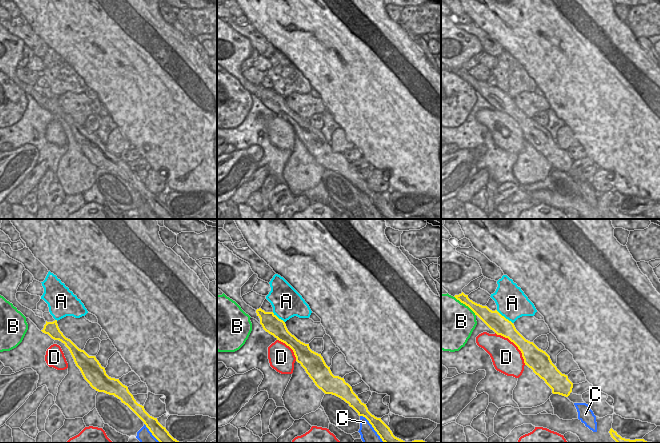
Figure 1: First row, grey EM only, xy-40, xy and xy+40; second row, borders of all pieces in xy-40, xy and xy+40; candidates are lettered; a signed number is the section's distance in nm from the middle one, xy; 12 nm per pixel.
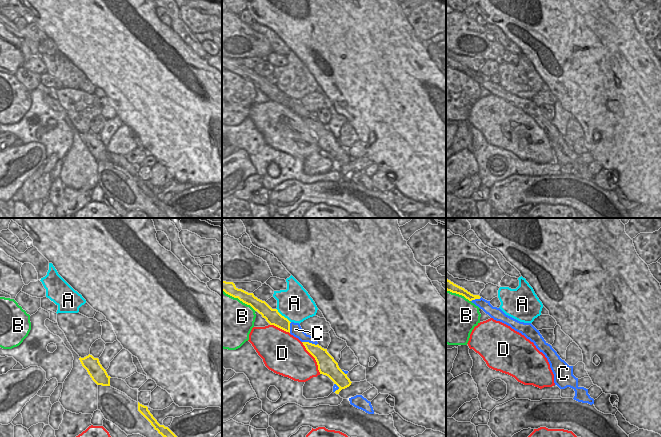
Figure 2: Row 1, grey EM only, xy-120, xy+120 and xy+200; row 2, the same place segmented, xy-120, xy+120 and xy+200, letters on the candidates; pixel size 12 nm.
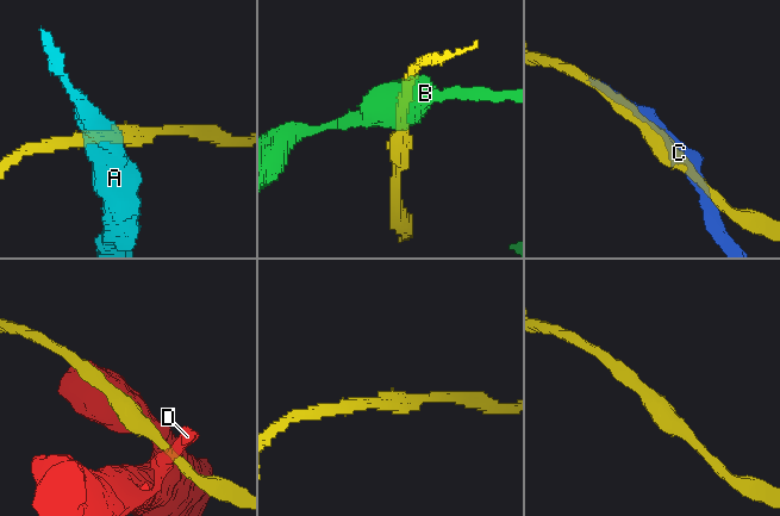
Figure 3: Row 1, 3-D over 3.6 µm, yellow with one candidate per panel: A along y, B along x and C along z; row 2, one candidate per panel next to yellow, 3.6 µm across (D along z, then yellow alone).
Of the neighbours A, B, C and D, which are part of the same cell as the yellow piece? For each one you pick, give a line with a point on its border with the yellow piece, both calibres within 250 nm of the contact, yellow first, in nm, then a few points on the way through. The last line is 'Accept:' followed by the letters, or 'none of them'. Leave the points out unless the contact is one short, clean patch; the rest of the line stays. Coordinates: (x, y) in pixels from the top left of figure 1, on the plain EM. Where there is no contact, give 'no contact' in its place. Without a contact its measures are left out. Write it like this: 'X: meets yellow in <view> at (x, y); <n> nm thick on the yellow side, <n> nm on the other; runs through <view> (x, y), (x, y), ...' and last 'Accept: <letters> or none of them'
Accept: none of them

